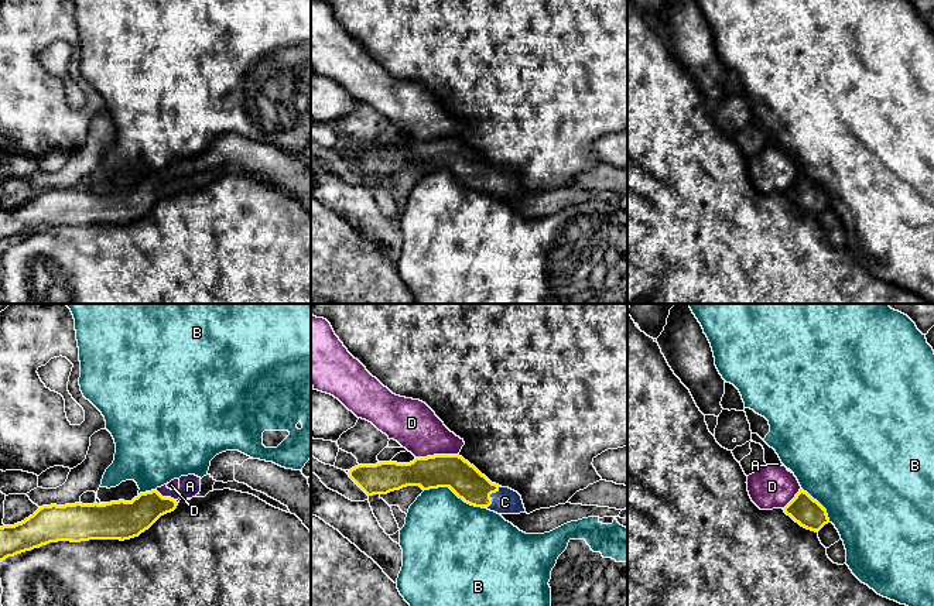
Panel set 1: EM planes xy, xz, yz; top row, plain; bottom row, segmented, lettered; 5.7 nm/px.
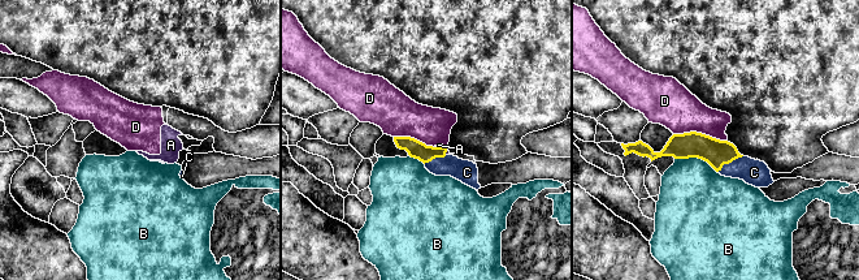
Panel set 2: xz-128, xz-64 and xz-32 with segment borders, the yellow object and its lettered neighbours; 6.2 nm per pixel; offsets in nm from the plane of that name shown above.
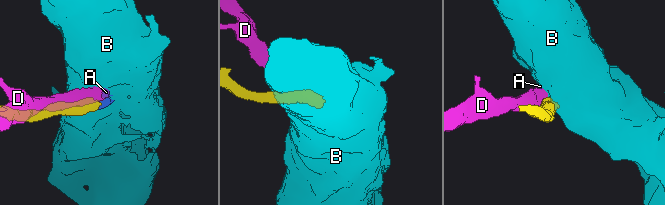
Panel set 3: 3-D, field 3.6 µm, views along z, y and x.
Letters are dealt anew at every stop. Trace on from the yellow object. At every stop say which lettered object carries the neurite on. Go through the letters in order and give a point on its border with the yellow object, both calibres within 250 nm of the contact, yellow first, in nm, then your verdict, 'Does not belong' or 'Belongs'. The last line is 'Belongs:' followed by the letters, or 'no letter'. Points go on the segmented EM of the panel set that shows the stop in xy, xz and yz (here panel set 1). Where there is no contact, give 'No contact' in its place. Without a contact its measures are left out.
A: Touches yellow at xy (166, 497). Thickness 200 nm (yellow) against 120 nm. Does not belong
B: Touches yellow at xz (454, 492). Thickness 190 nm (yellow) against 440 nm. Does not belong
C: Touches yellow at xz (489, 497). Thickness 190 nm (yellow) against 140 nm. Belongs
D: Touches yellow at xz (437, 455). Thickness 190 nm (yellow) against 280 nm. Does not belong
Belongs: C

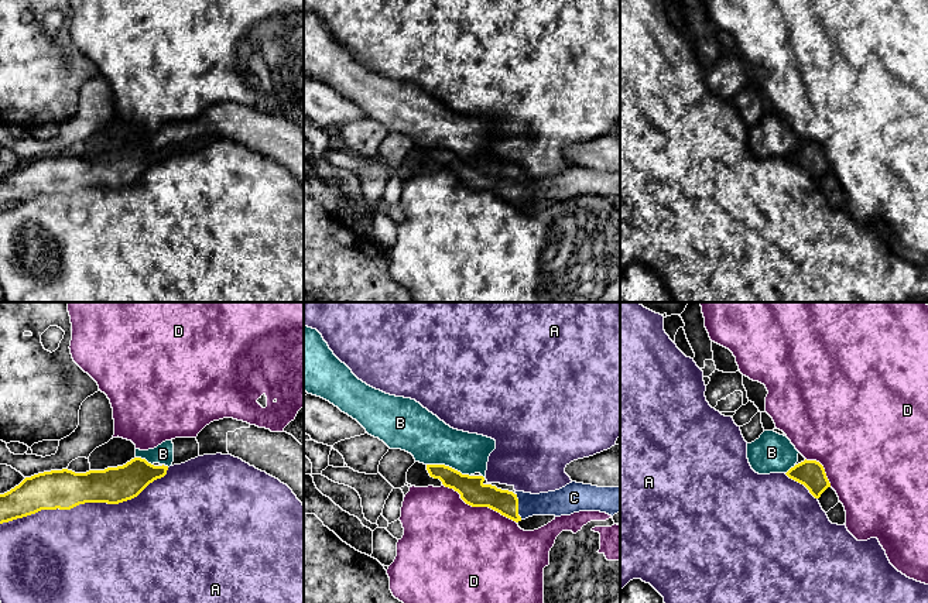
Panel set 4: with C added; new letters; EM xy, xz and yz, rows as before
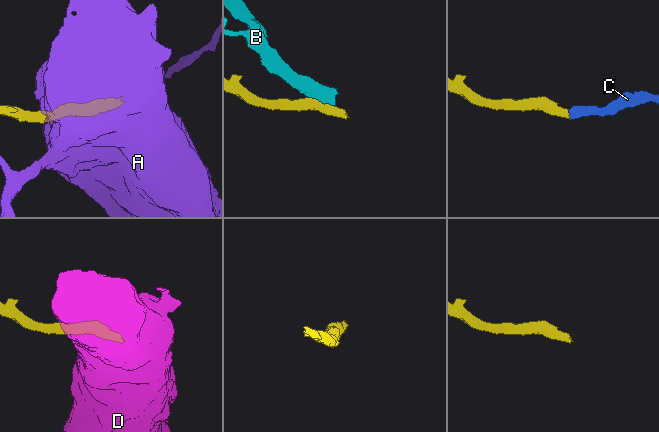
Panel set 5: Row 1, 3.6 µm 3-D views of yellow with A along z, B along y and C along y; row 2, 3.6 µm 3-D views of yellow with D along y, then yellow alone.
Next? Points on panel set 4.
A: Touches yellow at xy (85, 502). Thickness 220 nm (yellow) against 480 nm. Does not belong
B: Touches yellow at xz (448, 466). Thickness 150 nm (yellow) against 260 nm. Does not belong
C: Touches yellow at xz (517, 506). Thickness 140 nm (yellow) against 150 nm. Belongs
D: Touches yellow at xz (479, 506). Thickness 150 nm (yellow) against 500 nm. Does not belong
Belongs: C

